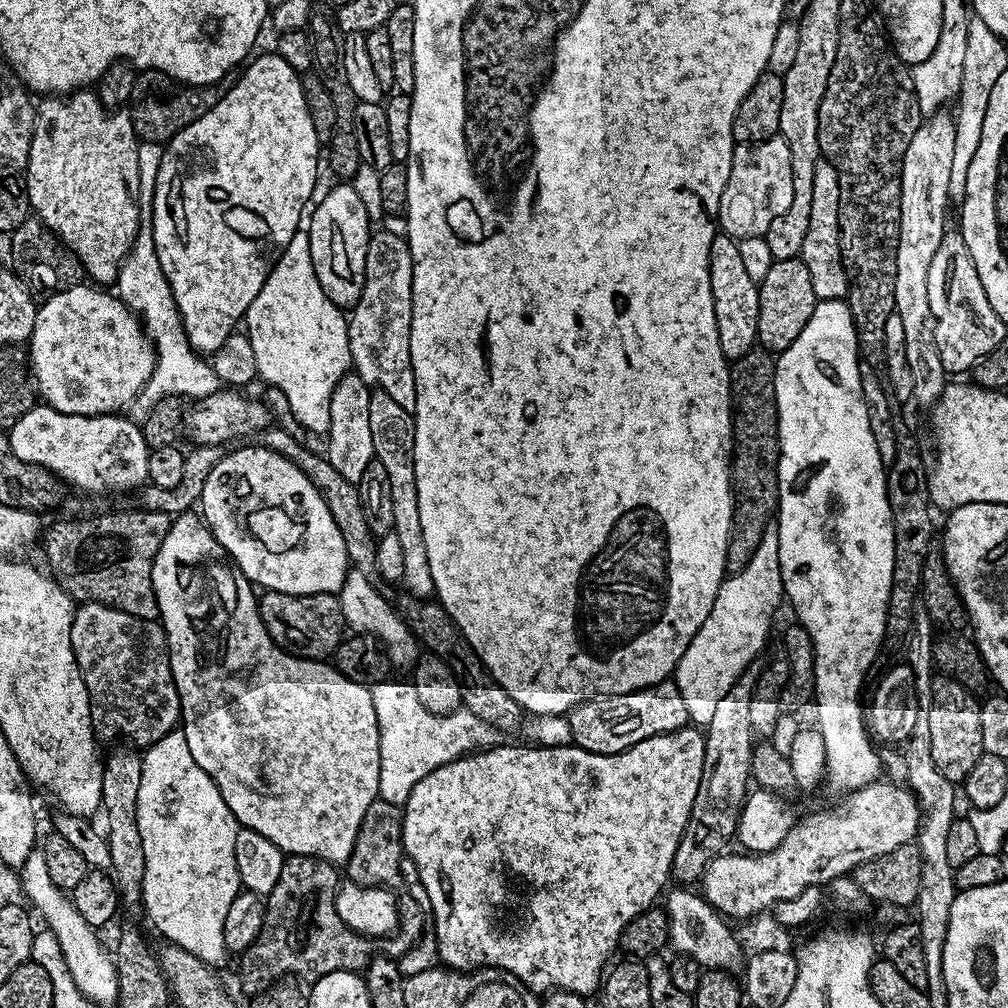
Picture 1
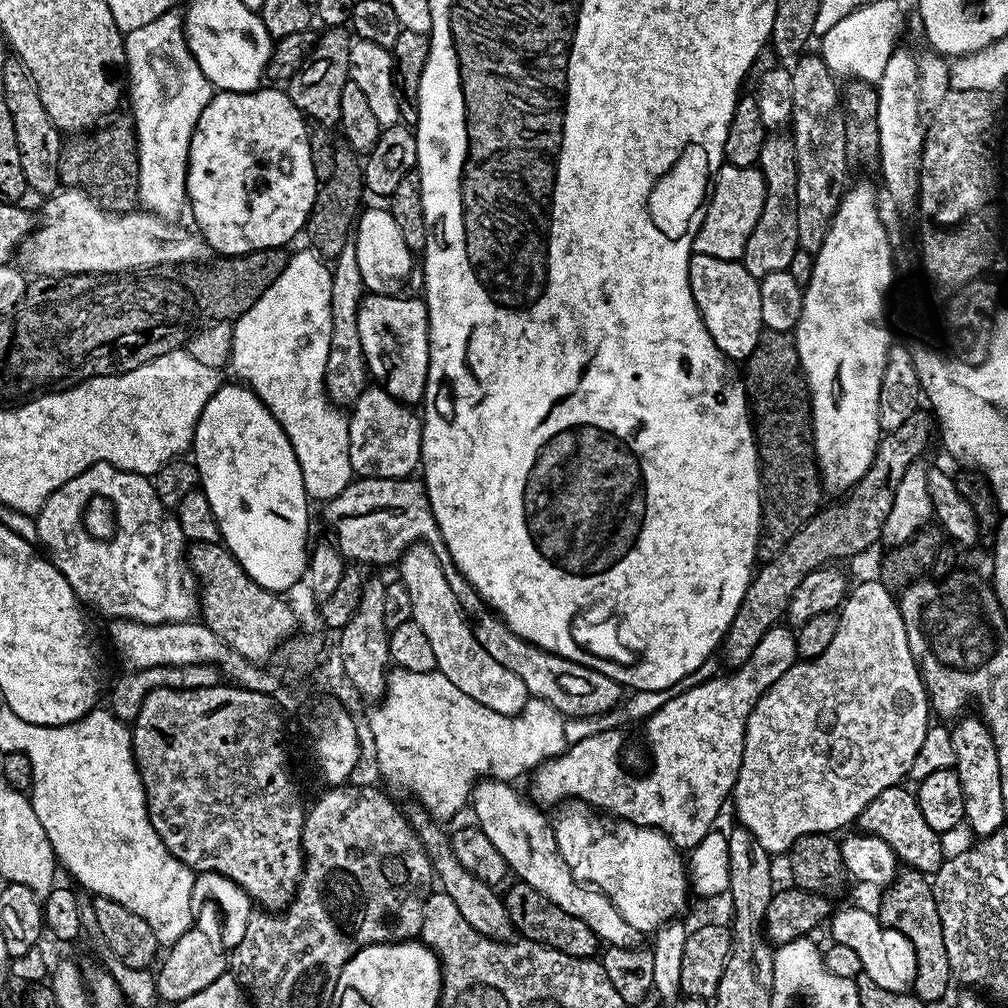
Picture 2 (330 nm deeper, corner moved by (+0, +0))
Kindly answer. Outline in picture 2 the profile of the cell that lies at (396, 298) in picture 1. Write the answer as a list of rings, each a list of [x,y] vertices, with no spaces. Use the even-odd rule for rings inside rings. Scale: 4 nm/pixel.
[[[379,386],[365,387],[348,416],[350,466],[357,477],[366,479],[404,479],[421,467],[422,420],[409,405],[396,400]]]

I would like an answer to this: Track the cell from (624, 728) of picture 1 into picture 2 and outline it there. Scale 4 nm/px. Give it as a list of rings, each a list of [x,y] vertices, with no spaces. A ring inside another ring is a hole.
[[[473,608],[470,620],[478,646],[482,646],[482,650],[486,650],[486,654],[490,654],[490,658],[494,658],[498,666],[506,666],[510,674],[518,674],[531,699],[554,706],[554,710],[558,710],[561,716],[588,720],[591,716],[606,715],[616,703],[615,708],[621,703],[622,686],[618,681],[606,678],[606,674],[595,672],[593,668],[570,662],[566,658],[554,655],[553,652],[528,644],[521,636],[515,636],[491,608]]]

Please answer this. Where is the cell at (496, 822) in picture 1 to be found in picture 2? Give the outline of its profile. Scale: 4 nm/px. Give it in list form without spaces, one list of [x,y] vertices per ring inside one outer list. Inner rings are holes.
[[[791,627],[771,628],[754,646],[754,654],[741,668],[729,671],[729,676],[719,675],[706,680],[686,693],[672,698],[646,720],[648,726],[648,752],[652,755],[652,769],[644,777],[631,776],[620,765],[620,747],[624,740],[616,732],[596,732],[593,736],[584,736],[580,741],[569,743],[564,753],[553,760],[545,760],[531,773],[532,796],[537,805],[559,805],[561,802],[583,802],[593,809],[605,808],[608,812],[620,816],[625,821],[645,828],[658,828],[672,843],[681,850],[691,850],[701,842],[706,834],[713,831],[716,819],[720,816],[720,807],[729,803],[732,789],[736,786],[738,770],[742,766],[744,749],[744,724],[748,721],[750,710],[797,663],[796,634]]]

